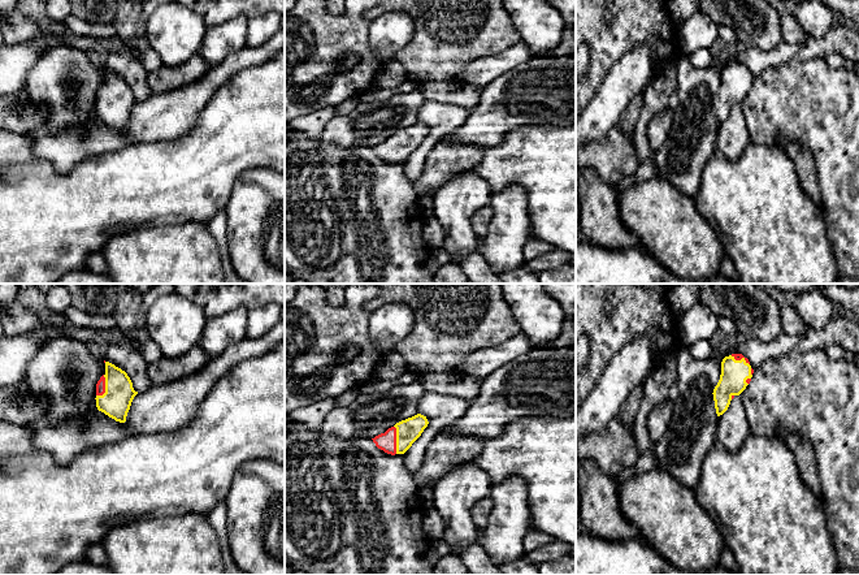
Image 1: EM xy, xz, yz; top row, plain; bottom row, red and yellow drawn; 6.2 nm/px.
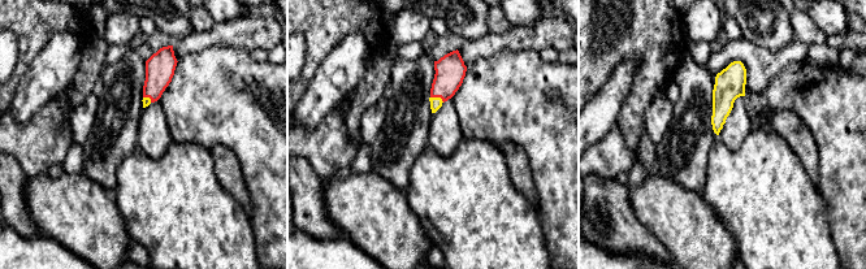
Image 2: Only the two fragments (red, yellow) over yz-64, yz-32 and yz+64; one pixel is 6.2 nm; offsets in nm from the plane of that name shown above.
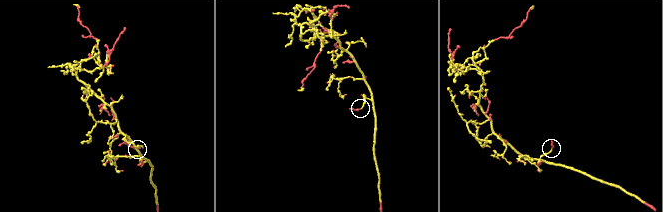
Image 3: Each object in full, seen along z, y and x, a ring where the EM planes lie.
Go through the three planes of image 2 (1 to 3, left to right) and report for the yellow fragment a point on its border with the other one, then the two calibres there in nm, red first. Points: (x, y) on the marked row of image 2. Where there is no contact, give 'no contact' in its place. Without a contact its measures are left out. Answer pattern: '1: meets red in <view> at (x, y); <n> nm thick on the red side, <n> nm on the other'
1: meets red in yz-64 at (148, 96); 180 nm thick on the red side, 50 nm on the other
2: meets red in yz-32 at (437, 96); 190 nm thick on the red side, 80 nm on the other
3: no contact

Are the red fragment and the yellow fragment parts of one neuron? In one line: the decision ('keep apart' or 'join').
join

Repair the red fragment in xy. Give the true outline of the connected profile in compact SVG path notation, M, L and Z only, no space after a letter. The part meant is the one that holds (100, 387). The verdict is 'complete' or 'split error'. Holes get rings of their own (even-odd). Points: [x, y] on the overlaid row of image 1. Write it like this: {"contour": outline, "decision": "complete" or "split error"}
{"contour": "M105 362L105 373L96 384L96 407L116 421L125 423L131 402L138 392L127 373Z", "decision": "split error"}

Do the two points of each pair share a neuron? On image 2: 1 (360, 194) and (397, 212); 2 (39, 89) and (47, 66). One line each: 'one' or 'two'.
1: one
2: one

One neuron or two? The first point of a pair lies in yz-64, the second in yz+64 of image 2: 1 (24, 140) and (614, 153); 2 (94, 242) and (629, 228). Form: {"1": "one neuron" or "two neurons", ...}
{"1": "one neuron", "2": "two neurons"}

